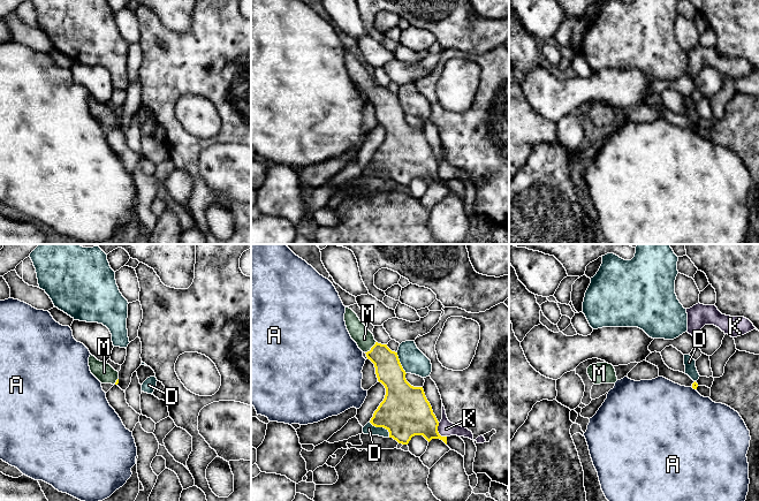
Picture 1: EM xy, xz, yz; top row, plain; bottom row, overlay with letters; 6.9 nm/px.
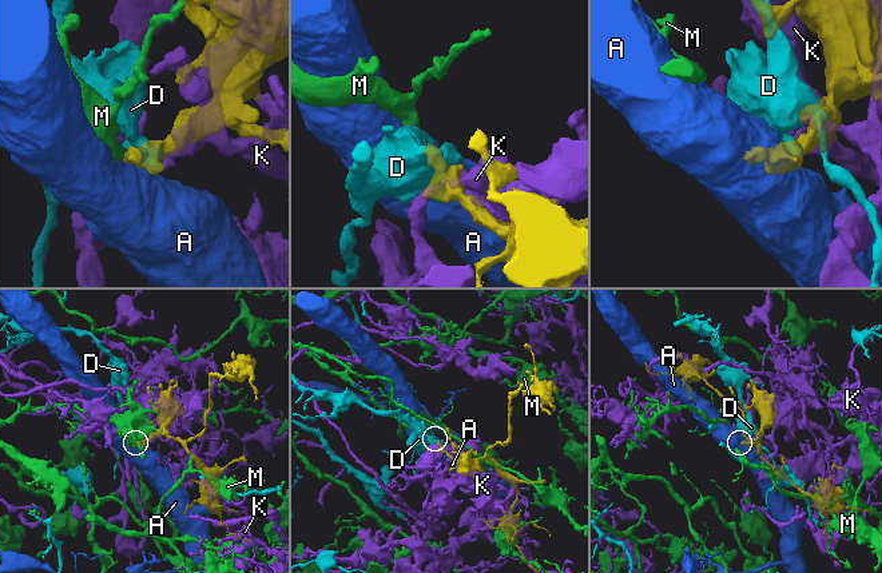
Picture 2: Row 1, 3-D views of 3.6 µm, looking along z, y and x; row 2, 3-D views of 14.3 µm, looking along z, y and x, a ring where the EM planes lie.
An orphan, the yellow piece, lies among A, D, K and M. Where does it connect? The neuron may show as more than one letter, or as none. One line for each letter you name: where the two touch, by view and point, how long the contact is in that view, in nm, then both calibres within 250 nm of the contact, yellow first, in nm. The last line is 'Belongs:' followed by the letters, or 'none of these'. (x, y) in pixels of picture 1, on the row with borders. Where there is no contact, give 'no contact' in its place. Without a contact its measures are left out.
M: xz (371, 348) | 120 nm | 190/130 nm
Belongs: M

